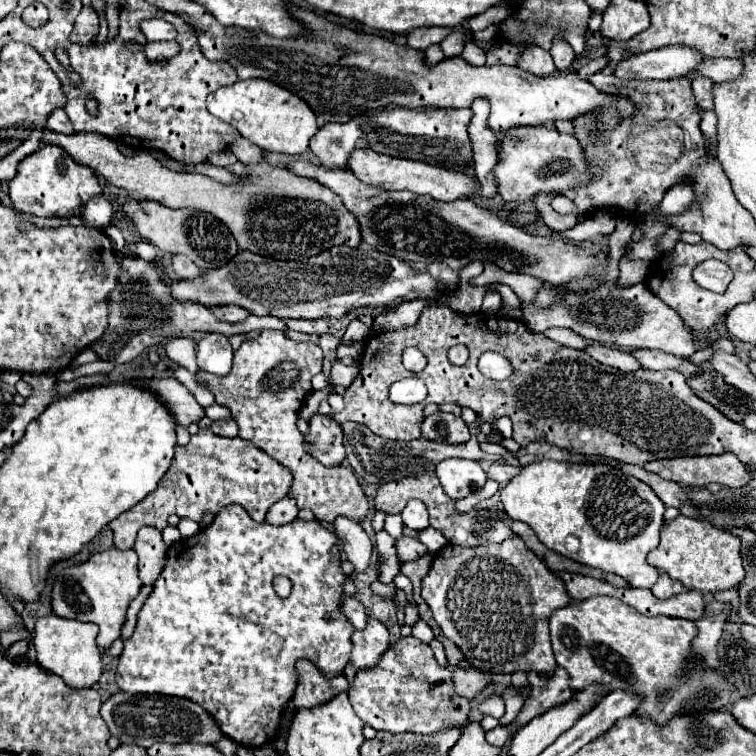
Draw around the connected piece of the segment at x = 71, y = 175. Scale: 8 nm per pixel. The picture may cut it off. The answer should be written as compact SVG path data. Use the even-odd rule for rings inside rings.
M44 144L18 164L18 174L8 182L8 194L18 212L42 218L68 218L74 216L74 210L82 208L92 196L102 194L102 190L88 166L76 164L60 146Z

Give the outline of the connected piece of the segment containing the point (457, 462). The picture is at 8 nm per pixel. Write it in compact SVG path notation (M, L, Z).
M448 458L438 462L436 474L444 492L452 500L466 498L468 494L480 490L486 482L486 472L482 470L482 466L476 460L464 458Z

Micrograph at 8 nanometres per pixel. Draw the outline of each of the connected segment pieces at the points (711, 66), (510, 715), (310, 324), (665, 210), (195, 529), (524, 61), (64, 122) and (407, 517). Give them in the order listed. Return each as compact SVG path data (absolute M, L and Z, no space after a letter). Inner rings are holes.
M704 58L686 78L710 78L712 82L734 80L742 74L742 62L738 58Z
M530 685L524 688L522 692L518 692L515 688L509 686L505 689L502 698L505 703L505 713L502 718L499 719L500 725L506 726L514 721L518 713L524 706L526 698L530 695Z
M320 318L320 320L286 320L286 326L296 332L318 334L318 336L328 332L328 322L324 318Z
M682 182L666 192L666 196L660 204L660 210L662 210L662 214L668 214L668 216L680 214L682 210L686 210L690 206L692 198L694 198L694 190L686 182Z
M182 518L182 520L180 520L180 524L178 524L178 530L180 530L182 538L190 538L190 536L194 536L194 534L198 534L198 532L200 532L200 526L198 526L196 522L188 520L188 518Z
M530 46L530 48L522 48L520 58L518 58L518 66L530 74L540 74L540 76L550 76L556 72L556 66L552 62L552 56L542 50L540 46Z
M60 108L60 110L54 110L48 118L48 126L52 132L58 132L58 134L72 134L74 128L70 126L70 120L66 116L66 112Z
M410 500L406 504L406 508L402 510L402 520L404 520L404 526L408 526L410 530L416 530L416 532L420 532L426 526L430 526L430 522L428 522L428 510L418 500Z

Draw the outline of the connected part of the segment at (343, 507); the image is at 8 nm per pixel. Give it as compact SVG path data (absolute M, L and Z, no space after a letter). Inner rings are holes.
M264 330L254 338L246 338L242 342L242 346L234 352L232 372L226 378L198 370L196 380L206 384L206 388L214 394L216 404L226 406L232 412L232 418L238 422L240 436L244 440L250 440L260 450L264 450L268 456L272 456L278 464L282 464L284 468L288 468L292 472L292 488L290 488L288 496L296 500L298 508L312 510L314 518L324 520L324 522L332 522L336 516L348 516L354 522L362 522L366 516L370 516L372 502L362 492L362 488L354 476L354 470L344 468L344 466L326 468L324 464L314 460L310 454L306 454L306 450L302 450L302 434L296 428L296 414L304 404L304 396L312 392L310 380L318 372L322 372L322 350L318 344L294 342L278 330Z

